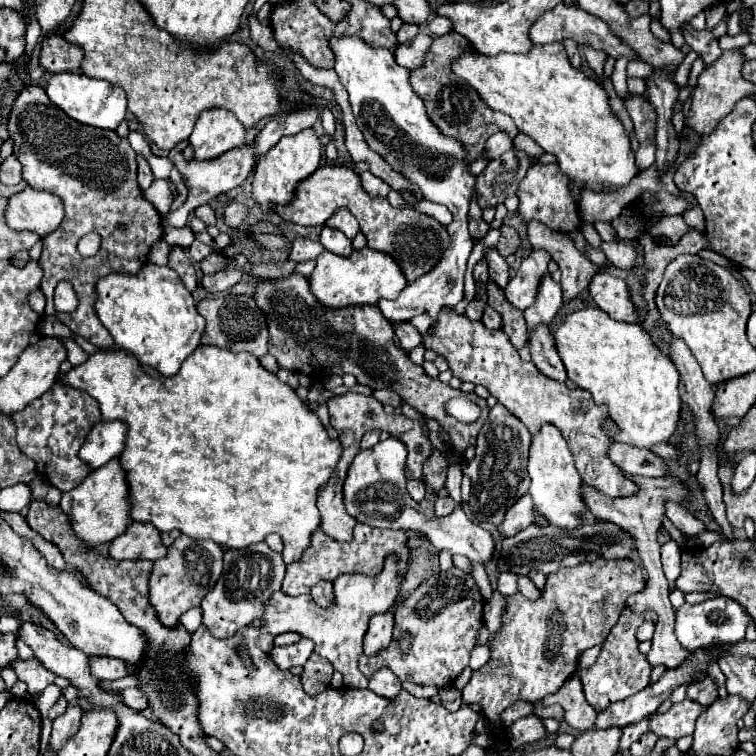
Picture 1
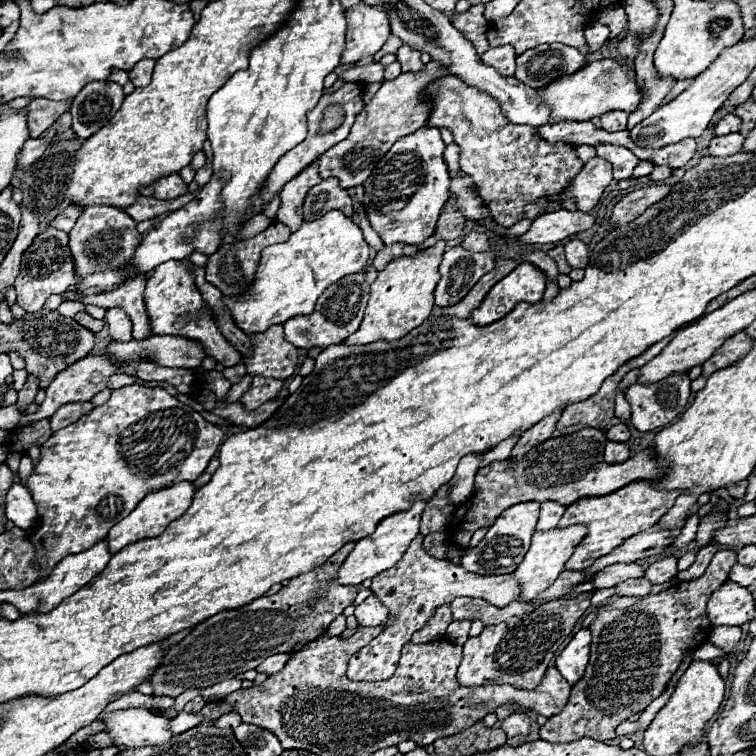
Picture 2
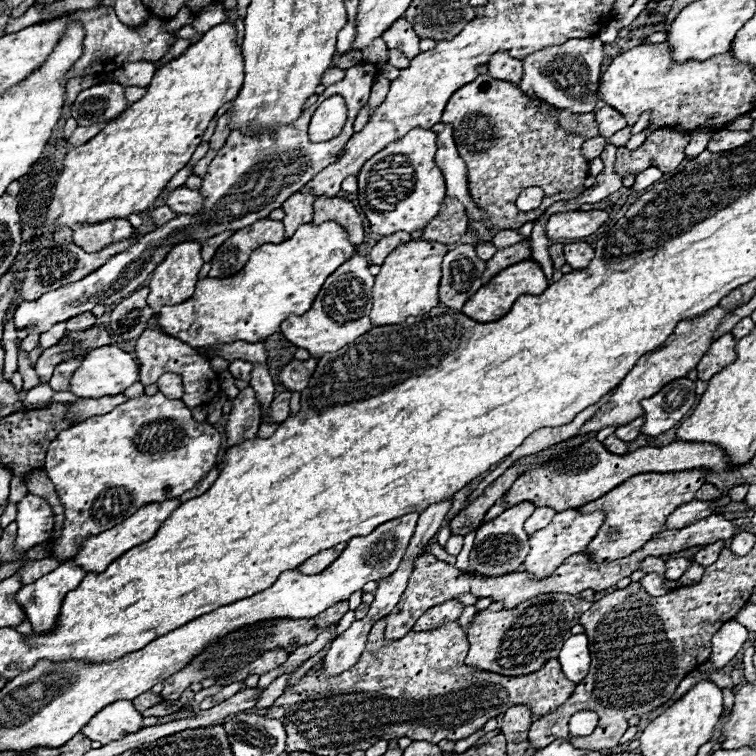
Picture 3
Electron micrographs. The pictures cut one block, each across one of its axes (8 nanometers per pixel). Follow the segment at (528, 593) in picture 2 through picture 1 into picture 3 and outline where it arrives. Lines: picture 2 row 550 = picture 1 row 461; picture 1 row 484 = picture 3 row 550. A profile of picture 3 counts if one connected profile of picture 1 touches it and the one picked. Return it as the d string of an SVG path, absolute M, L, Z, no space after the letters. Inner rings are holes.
M578 508L560 510L546 528L542 528L530 536L530 554L524 560L524 570L536 574L538 578L550 576L550 572L554 572L558 568L558 564L562 564L568 556L586 550L586 546L598 534L604 520L606 520L606 512L600 512L600 510L596 510L592 514L584 514Z

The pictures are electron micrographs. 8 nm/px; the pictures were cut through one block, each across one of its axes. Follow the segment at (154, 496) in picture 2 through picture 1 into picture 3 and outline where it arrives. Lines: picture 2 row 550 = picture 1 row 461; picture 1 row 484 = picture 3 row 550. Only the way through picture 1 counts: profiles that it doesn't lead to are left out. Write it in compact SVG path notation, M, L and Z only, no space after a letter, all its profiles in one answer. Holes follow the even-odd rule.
M164 500L164 502L154 502L154 504L146 504L142 506L138 512L134 512L134 516L130 516L128 520L124 520L122 524L116 524L114 528L102 532L102 534L96 534L96 536L90 536L82 542L80 550L76 556L72 556L74 564L80 566L84 572L92 572L92 574L98 574L98 572L104 572L106 566L110 564L110 560L116 560L118 556L122 556L122 552L128 552L130 548L134 548L134 544L142 544L146 540L150 540L150 536L154 536L154 532L158 532L162 520L166 520L166 516L170 516L170 512L174 512L174 508L178 508L178 500Z

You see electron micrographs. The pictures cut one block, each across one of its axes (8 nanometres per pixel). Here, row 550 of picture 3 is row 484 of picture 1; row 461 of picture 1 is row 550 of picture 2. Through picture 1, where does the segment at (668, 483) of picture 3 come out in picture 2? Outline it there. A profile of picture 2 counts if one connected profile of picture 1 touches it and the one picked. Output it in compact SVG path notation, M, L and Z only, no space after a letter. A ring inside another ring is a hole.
M638 480L638 482L626 484L624 488L612 492L612 494L606 494L606 496L594 496L594 498L590 496L590 498L576 500L574 504L570 504L566 508L562 520L558 522L556 528L568 528L568 526L574 526L574 524L586 524L588 532L582 538L582 542L578 544L578 548L574 548L574 554L566 562L566 568L584 570L596 558L600 558L606 552L614 550L616 546L620 546L630 536L634 536L638 532L644 532L646 528L652 528L674 506L676 498L678 498L678 492L656 490L650 482Z

